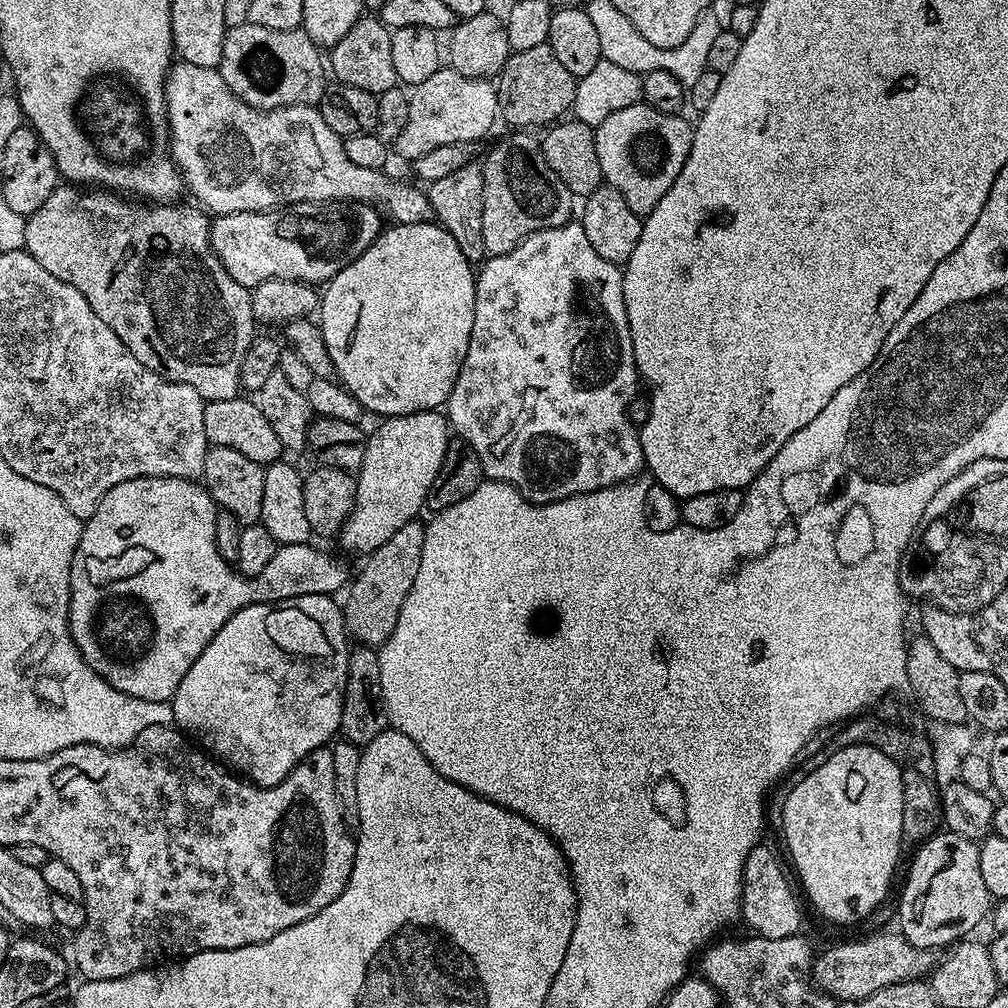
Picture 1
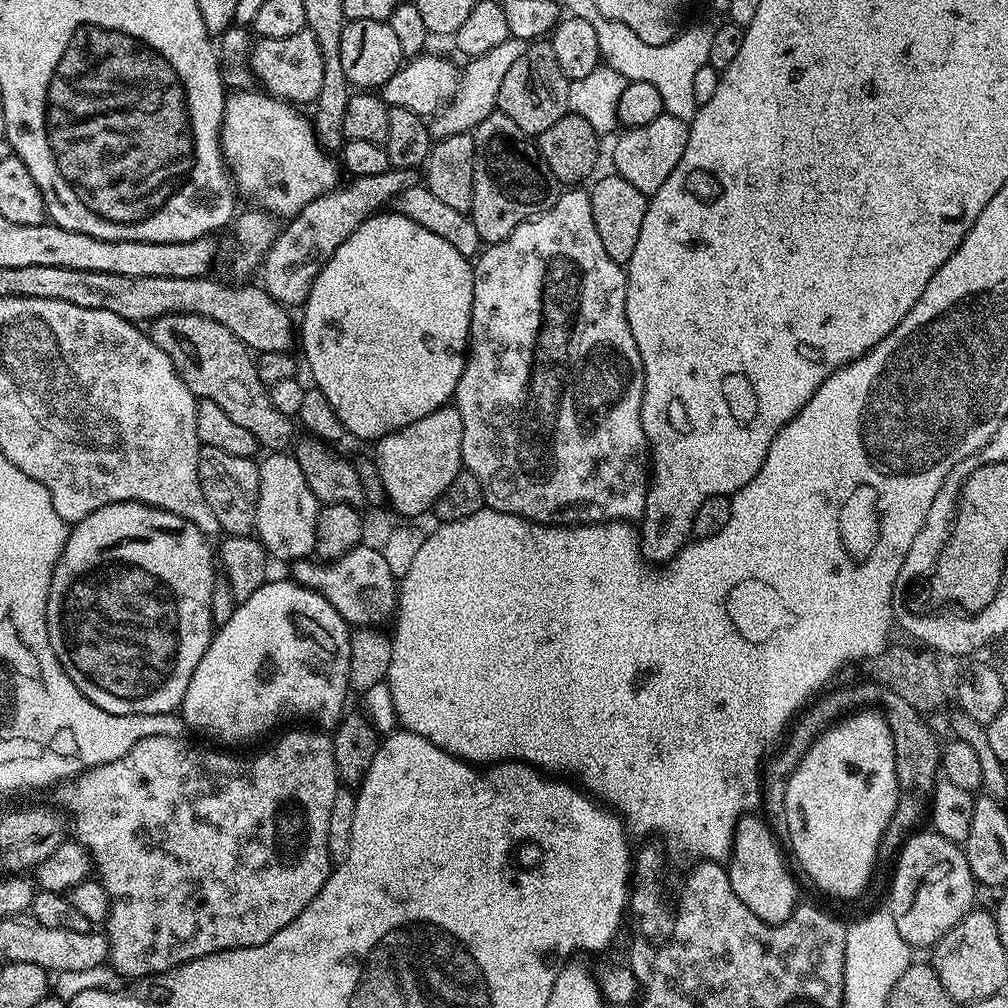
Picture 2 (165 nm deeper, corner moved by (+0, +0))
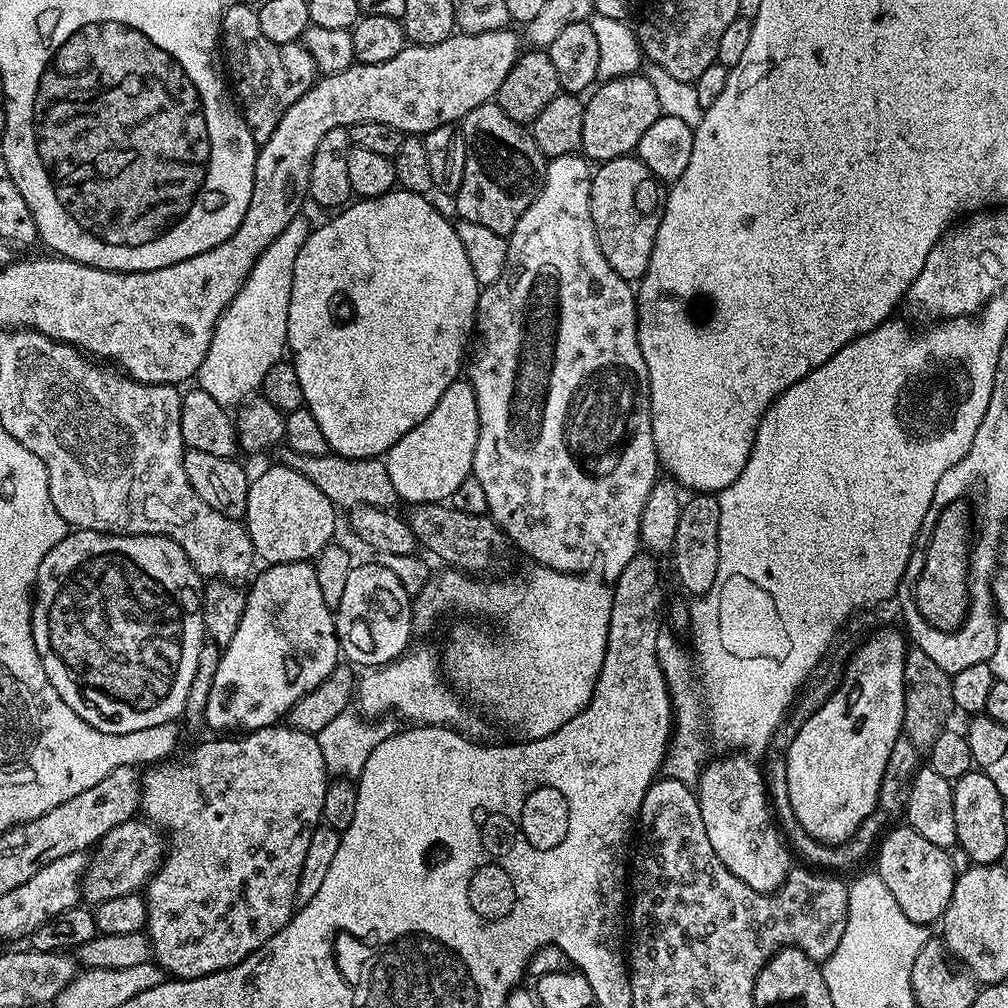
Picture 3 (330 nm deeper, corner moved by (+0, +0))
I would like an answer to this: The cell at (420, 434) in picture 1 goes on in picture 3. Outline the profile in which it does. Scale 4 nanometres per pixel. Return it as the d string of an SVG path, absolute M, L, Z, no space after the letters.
M466 378L457 380L448 387L446 394L438 398L438 406L430 410L430 414L414 430L410 430L383 457L386 470L390 474L390 482L394 482L394 490L401 501L408 500L409 505L439 504L451 501L454 490L462 486L472 476L474 450L478 446L478 402L474 398L472 383Z

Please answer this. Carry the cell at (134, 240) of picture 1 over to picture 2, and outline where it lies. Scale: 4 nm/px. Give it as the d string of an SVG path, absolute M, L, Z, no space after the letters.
M177 312L151 321L150 335L166 358L170 358L174 370L182 382L186 382L188 389L199 399L218 402L218 406L230 414L233 422L246 426L246 430L255 434L261 449L283 452L293 447L297 439L297 425L274 410L268 397L268 388L258 378L253 353L239 338L230 334L226 326L209 316L199 316L197 312Z

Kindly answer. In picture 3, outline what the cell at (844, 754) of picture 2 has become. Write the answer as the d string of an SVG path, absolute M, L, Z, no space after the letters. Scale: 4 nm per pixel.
M884 628L881 632L876 632L864 645L857 647L853 651L841 684L838 686L833 696L813 714L805 720L805 724L800 727L797 736L790 742L786 760L786 782L788 783L790 805L793 807L794 815L798 822L802 824L802 830L814 839L820 840L823 844L842 844L849 840L862 825L863 820L874 812L880 800L880 787L883 782L883 774L886 773L886 764L890 759L890 754L895 746L895 742L902 736L904 727L904 660L909 652L909 645L906 643L906 636L903 631L896 628Z

